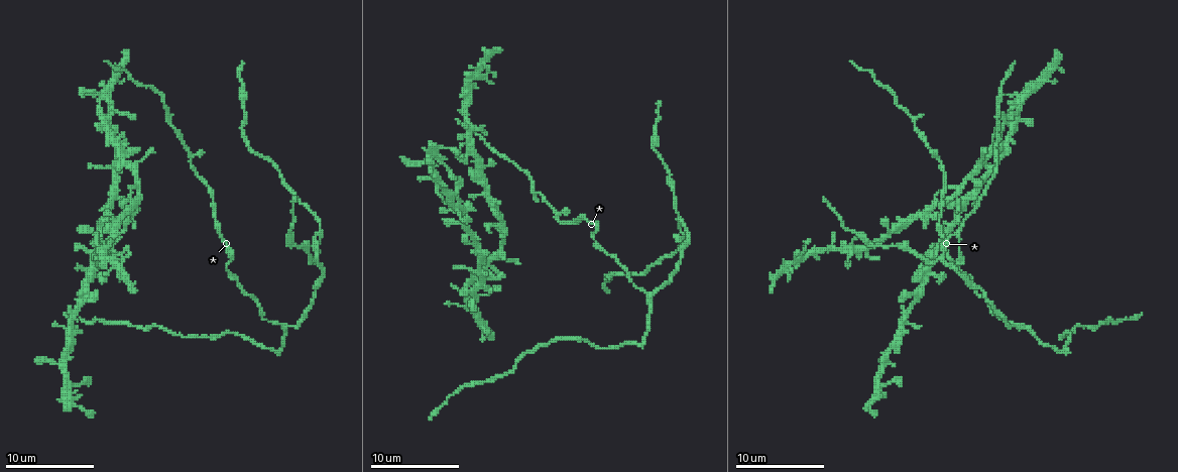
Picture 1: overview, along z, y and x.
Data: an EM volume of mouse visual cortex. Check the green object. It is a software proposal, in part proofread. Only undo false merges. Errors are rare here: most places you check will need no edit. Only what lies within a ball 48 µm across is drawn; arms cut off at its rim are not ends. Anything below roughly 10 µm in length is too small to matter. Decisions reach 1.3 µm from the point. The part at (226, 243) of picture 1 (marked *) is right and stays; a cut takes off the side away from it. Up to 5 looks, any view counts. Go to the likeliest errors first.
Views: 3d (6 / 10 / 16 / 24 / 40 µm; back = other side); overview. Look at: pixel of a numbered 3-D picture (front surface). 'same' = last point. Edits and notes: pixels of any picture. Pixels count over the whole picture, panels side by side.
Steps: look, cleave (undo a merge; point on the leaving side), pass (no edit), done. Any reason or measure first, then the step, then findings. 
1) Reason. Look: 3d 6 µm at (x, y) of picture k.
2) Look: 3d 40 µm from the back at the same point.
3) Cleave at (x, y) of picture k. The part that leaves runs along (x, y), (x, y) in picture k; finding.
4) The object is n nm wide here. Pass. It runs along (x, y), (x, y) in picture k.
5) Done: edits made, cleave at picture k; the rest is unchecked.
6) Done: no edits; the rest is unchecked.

Side arm on a straight run. Look: 3d 10 µm at (941, 159) of picture 1.

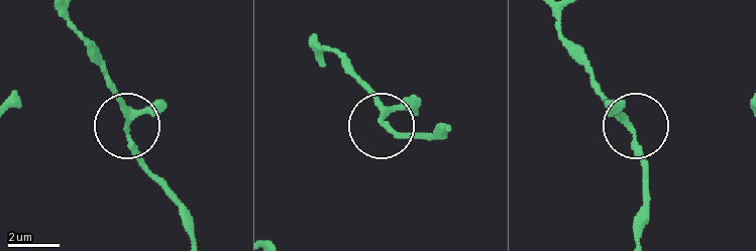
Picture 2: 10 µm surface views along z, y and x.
Closer look. Look: 3d 6 µm at (629, 130) of picture 2.

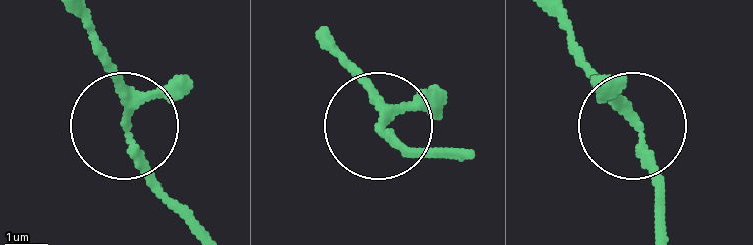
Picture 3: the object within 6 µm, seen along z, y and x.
3 arms meet here. Pass. It runs along (205, 235), (132, 137), (125, 84), (100, 54) in picture 3; all the same neuron.

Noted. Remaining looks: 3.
Four arms meet. Look: 3d 10 µm at (115, 170) of picture 1.

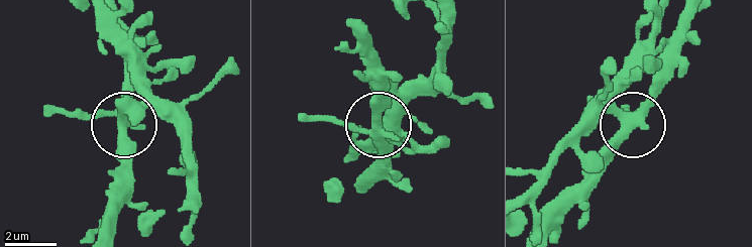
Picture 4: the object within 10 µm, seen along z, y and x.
4 arms meet here. Pass. All the same neuron.

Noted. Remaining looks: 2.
Thick turns thin. Look: 3d 16 µm at (950, 236) of picture 1.

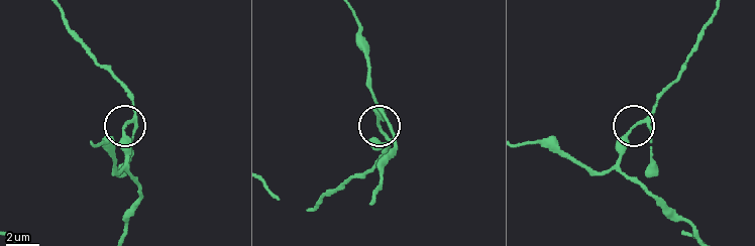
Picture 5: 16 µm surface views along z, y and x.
Other side. Look: 3d 16 µm from the back at (124, 127) of picture 5.

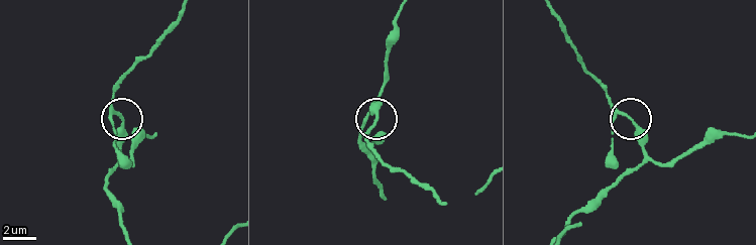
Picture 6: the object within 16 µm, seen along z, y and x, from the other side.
The object is 190 nm wide here. Pass. Continuous, no second neuron.

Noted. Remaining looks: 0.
Done: no edits; the rest is unchecked.

